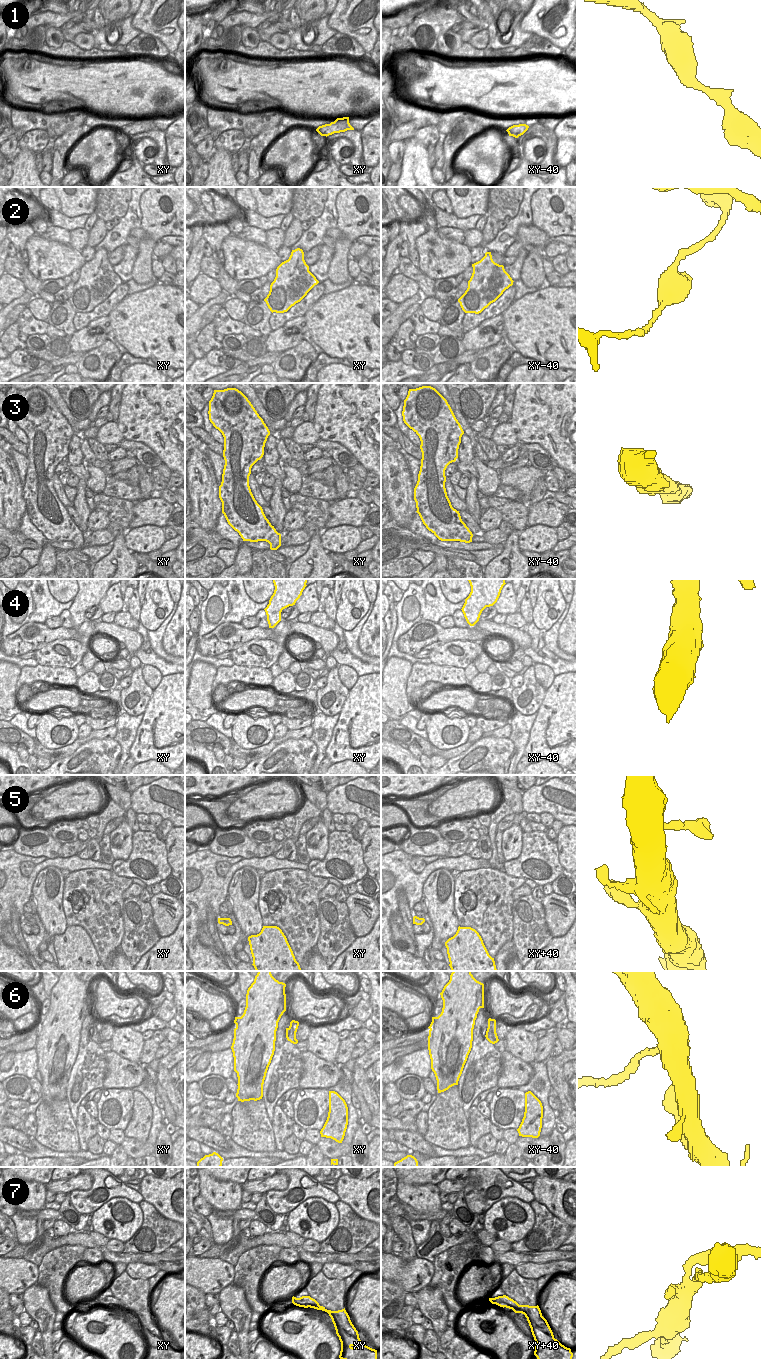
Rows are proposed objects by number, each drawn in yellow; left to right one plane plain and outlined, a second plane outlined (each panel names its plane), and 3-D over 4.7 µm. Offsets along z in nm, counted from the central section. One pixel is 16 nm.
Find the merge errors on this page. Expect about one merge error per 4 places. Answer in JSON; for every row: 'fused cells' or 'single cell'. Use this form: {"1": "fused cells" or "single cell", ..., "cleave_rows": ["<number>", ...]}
{"1": "single cell", "2": "single cell", "3": "single cell", "4": "single cell", "5": "single cell", "6": "fused cells", "7": "fused cells", "cleave_rows": ["6", "7"]}

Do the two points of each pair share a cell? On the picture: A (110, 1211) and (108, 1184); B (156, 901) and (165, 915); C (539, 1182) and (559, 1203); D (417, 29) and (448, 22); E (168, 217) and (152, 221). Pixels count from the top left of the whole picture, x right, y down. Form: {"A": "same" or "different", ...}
{"A": "different", "B": "same", "C": "same", "D": "same", "E": "same"}

